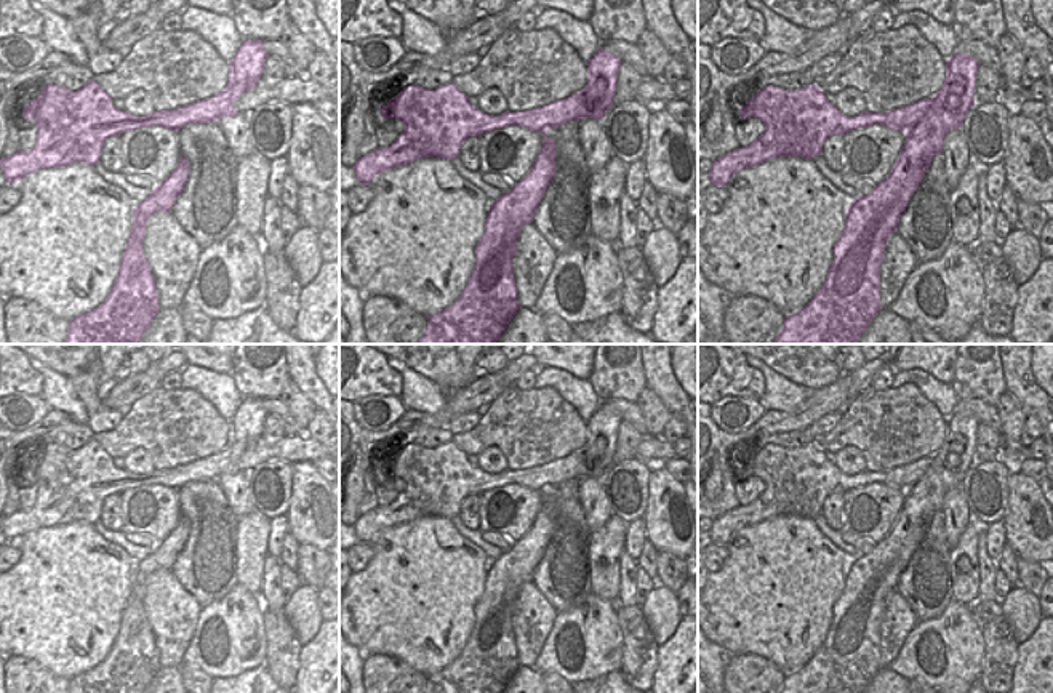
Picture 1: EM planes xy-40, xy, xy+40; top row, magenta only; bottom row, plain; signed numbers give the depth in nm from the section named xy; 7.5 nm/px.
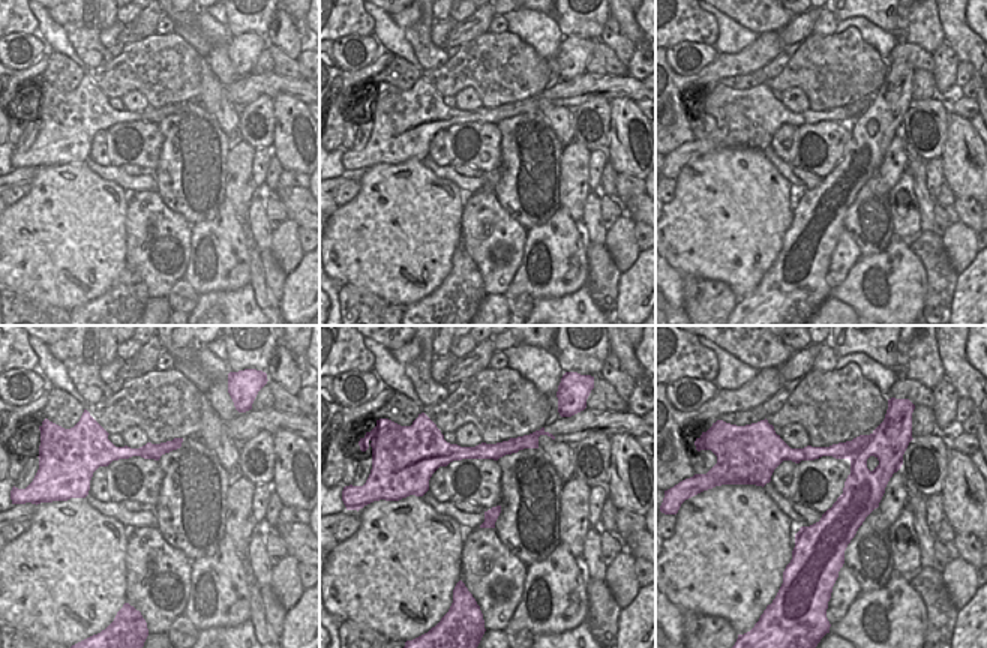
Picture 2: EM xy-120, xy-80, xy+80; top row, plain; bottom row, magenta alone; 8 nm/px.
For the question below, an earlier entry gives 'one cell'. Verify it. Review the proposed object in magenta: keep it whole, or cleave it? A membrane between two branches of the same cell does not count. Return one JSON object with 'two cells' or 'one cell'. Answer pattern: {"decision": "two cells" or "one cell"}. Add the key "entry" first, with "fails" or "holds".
{"entry": "fails", "decision": "two cells"}

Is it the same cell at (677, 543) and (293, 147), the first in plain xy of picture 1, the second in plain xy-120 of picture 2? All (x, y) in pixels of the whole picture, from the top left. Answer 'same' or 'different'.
same

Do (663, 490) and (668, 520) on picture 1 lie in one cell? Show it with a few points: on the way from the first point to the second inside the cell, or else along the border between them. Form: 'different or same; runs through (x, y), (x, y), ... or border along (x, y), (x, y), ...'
same; runs through (668, 498), (668, 512)

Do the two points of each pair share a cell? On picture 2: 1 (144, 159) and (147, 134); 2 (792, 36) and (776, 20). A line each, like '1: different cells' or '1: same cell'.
1: same cell
2: different cells

